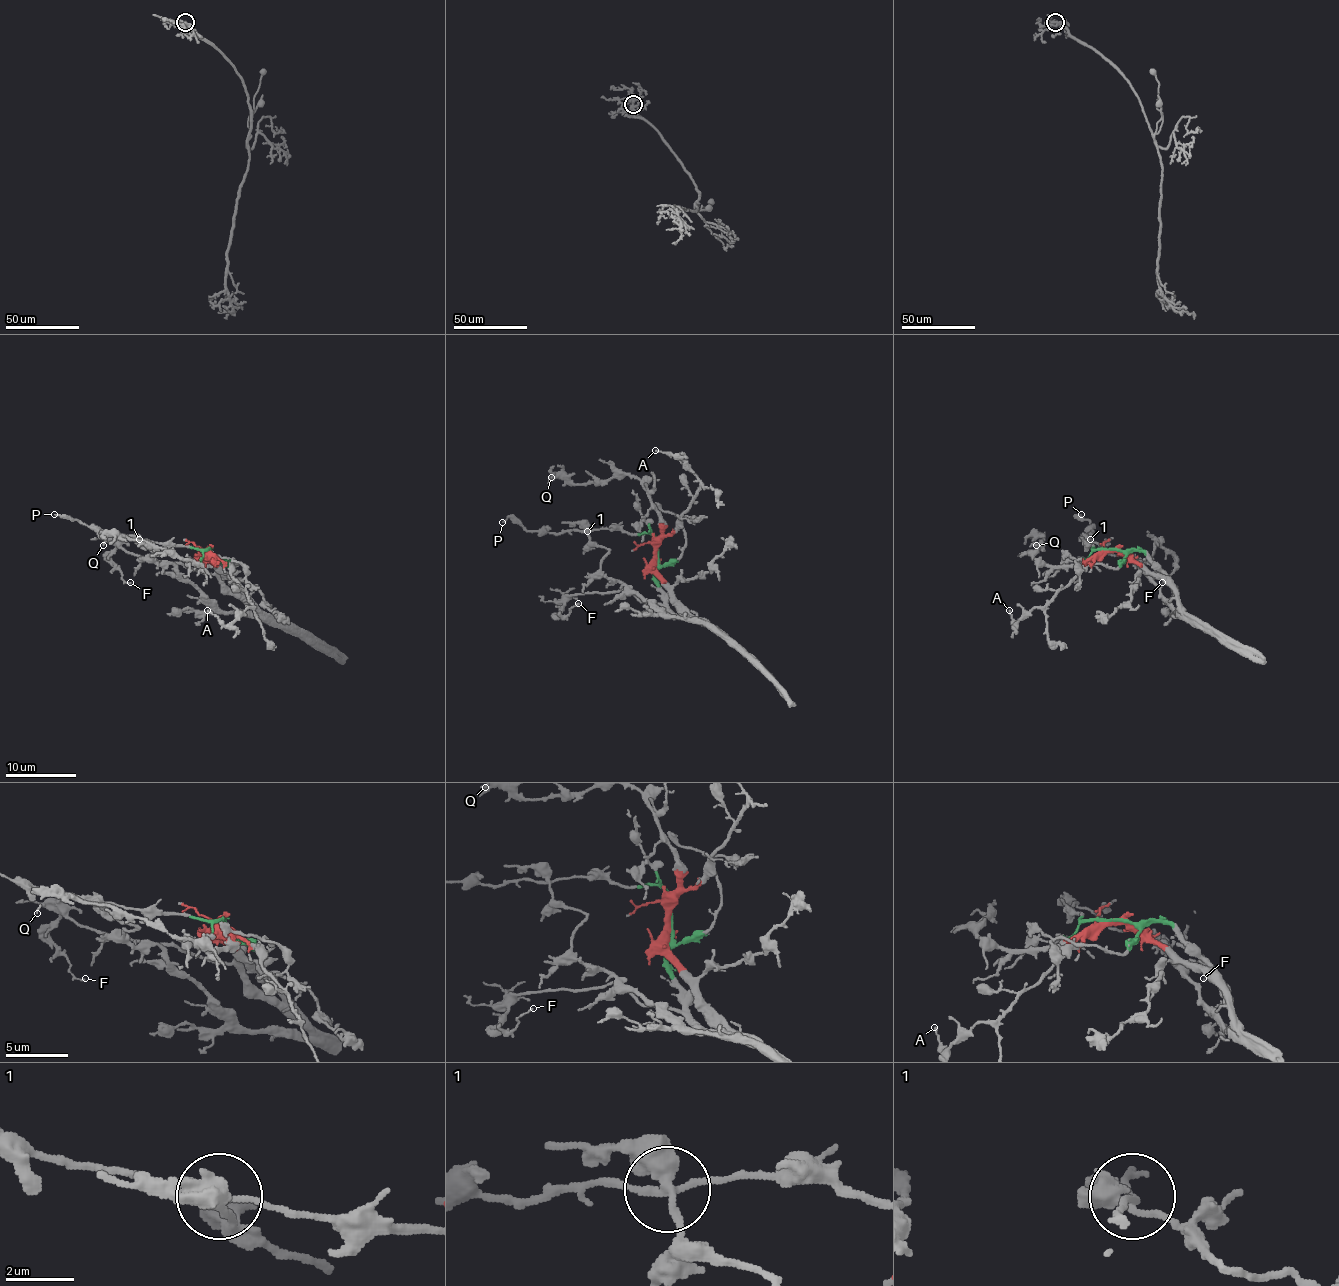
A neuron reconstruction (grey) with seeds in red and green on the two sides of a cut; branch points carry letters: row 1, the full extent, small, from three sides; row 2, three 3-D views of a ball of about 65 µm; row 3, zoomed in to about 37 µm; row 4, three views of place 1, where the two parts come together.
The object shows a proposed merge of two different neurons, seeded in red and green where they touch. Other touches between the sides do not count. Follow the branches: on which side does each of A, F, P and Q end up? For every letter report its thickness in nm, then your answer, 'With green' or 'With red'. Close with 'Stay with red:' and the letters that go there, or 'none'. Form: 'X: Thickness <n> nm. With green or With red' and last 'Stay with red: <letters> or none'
A: Thickness 150 nm. With red
F: Thickness 120 nm. With green
P: Thickness 120 nm. With green
Q: Thickness 130 nm. With red
Stay with red: A, Q

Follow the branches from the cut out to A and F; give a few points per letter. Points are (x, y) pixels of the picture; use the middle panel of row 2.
A: (656, 554), (658, 543), (675, 527), (700, 485), (697, 474), (681, 458), (656, 450)
F: (658, 554), (654, 580), (663, 603), (642, 602), (619, 589), (576, 593), (557, 616), (566, 616), (578, 603)

